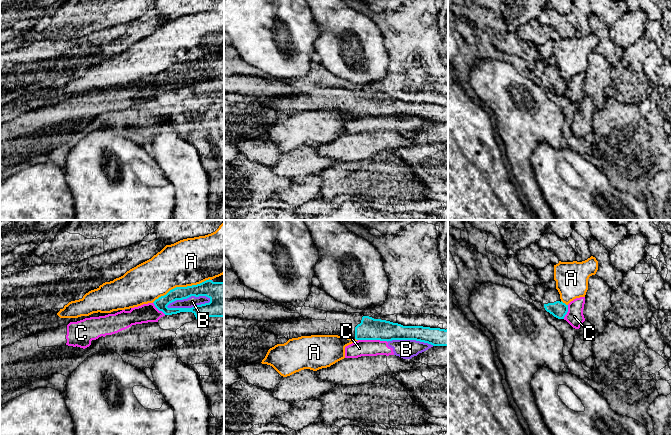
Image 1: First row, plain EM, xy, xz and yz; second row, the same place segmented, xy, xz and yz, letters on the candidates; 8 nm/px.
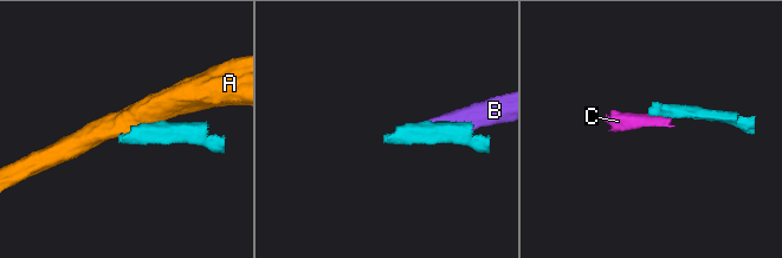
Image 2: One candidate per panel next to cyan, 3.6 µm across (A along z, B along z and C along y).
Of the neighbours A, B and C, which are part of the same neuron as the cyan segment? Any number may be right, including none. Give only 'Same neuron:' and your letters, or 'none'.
Same neuron: none

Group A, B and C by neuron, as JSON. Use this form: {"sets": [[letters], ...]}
{"sets": [["A"], ["B", "C"]]}

